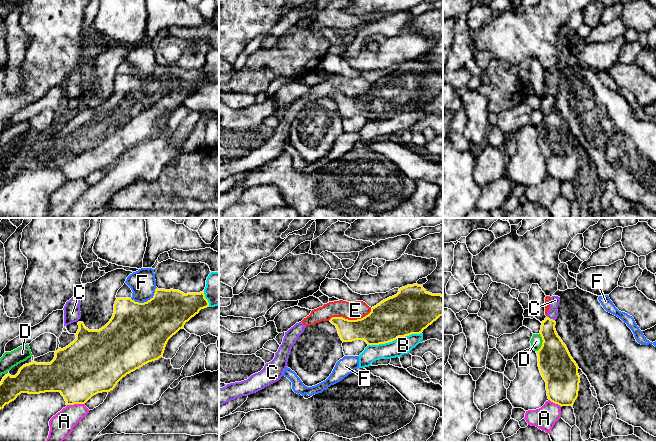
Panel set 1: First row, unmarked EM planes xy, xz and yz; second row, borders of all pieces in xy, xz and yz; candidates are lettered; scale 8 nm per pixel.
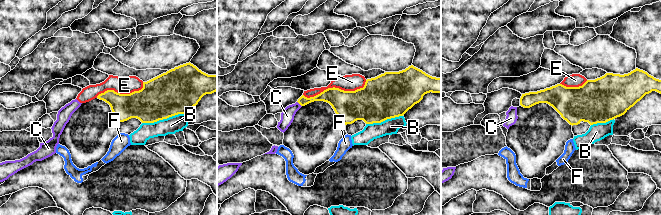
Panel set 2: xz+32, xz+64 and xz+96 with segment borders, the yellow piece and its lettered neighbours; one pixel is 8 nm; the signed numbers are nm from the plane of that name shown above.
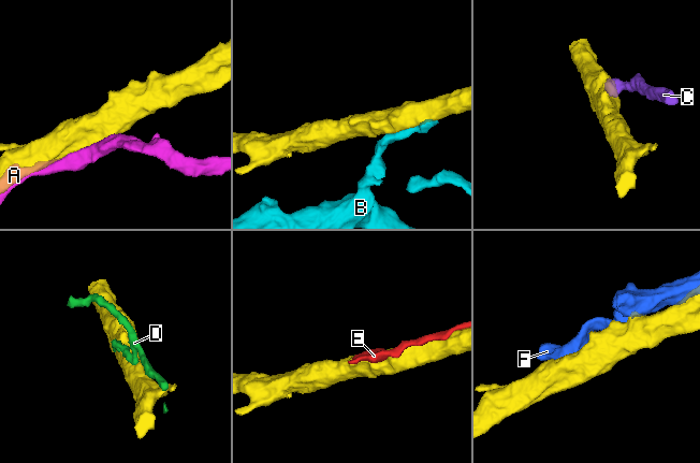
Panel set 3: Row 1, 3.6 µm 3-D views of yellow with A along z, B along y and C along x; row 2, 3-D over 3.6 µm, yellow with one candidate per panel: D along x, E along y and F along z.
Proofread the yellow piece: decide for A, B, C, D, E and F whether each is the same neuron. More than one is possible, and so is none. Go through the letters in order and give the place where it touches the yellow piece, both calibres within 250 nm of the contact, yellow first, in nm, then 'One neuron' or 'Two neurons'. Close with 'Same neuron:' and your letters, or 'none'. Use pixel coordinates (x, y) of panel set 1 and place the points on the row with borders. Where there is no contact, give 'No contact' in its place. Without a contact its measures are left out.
A: Touches yellow at xy (75, 403). Thickness 440 nm (yellow) against 190 nm. Two neurons
B: Touches yellow at xz (394, 339). Thickness 360 nm (yellow) against 140 nm. Two neurons
C: Touches yellow at yz (551, 319). Thickness 200 nm (yellow) against 80 nm. Two neurons
D: Touches yellow at yz (542, 342). Thickness 280 nm (yellow) against 100 nm. One neuron
E: Touches yellow at xz (350, 320). Thickness 280 nm (yellow) against 140 nm. Two neurons
F: Touches yellow at xy (145, 302). Thickness 480 nm (yellow) against 200 nm. Two neurons
Same neuron: D

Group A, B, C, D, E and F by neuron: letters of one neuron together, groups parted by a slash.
A / B / C E / D / F

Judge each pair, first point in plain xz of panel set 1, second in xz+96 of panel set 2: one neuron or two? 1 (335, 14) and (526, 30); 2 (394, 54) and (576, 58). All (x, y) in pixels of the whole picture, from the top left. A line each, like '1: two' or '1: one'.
1: one
2: one

